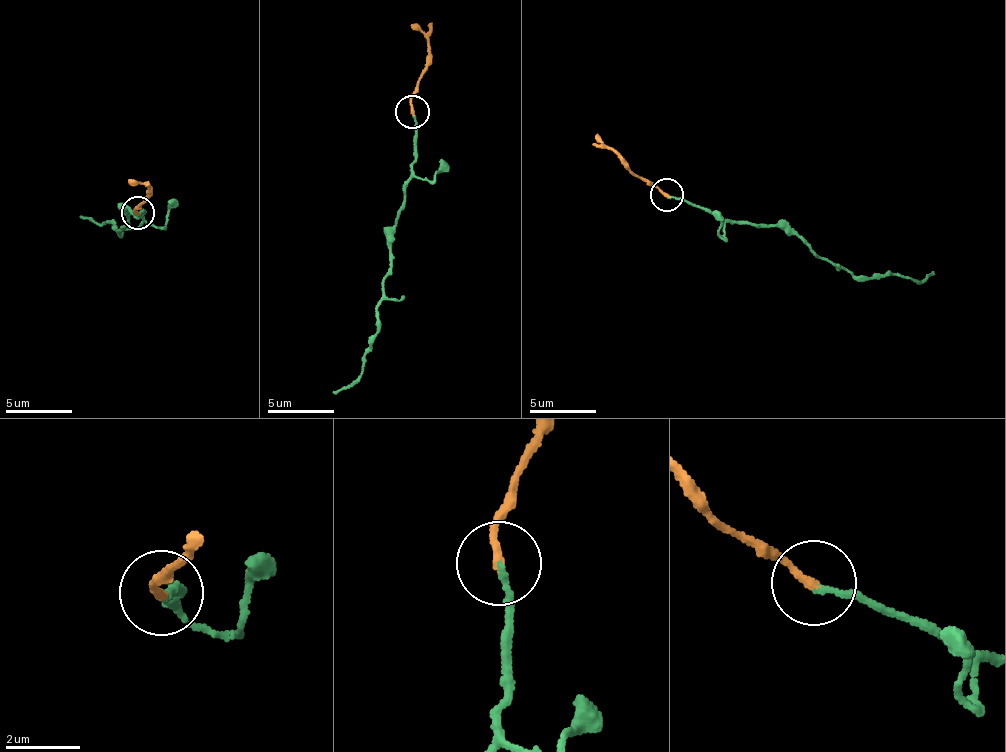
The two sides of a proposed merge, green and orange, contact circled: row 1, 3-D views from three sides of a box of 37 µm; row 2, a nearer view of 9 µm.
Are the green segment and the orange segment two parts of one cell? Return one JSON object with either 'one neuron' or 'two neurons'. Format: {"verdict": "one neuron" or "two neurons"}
{"verdict": "two neurons"}

